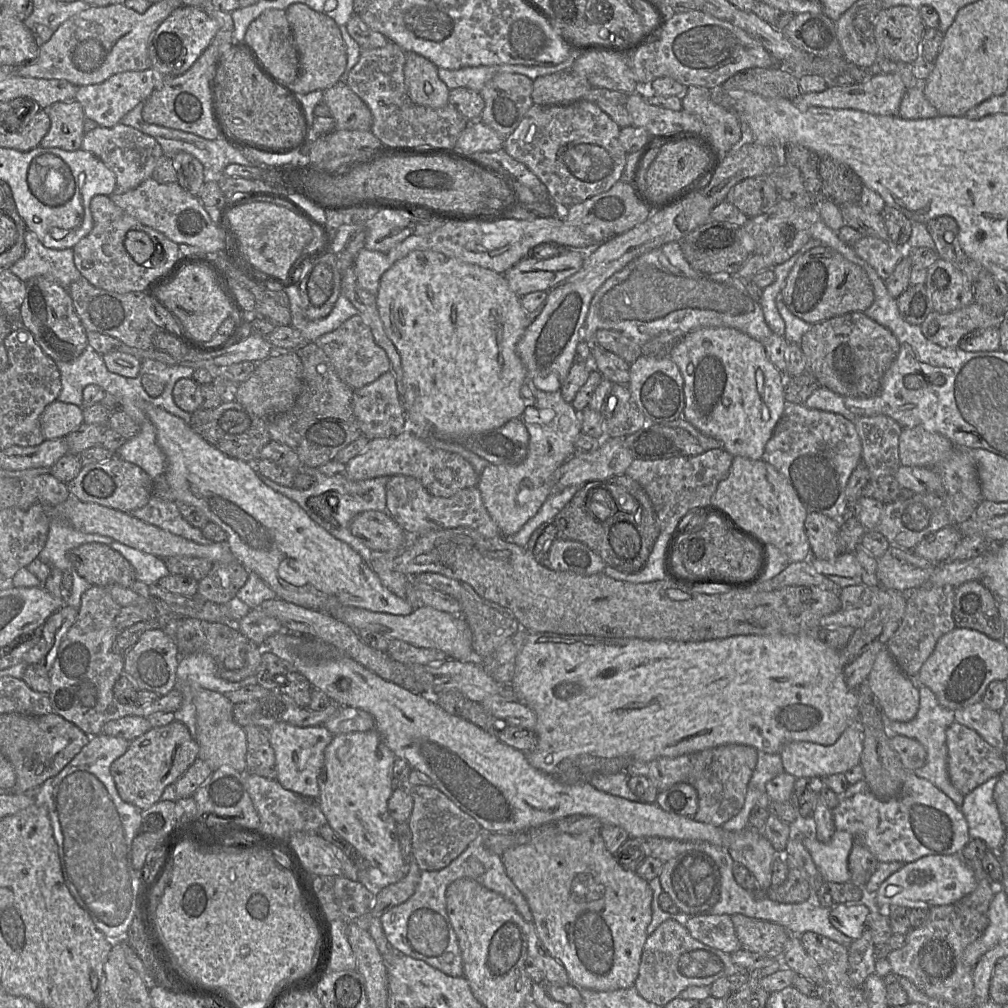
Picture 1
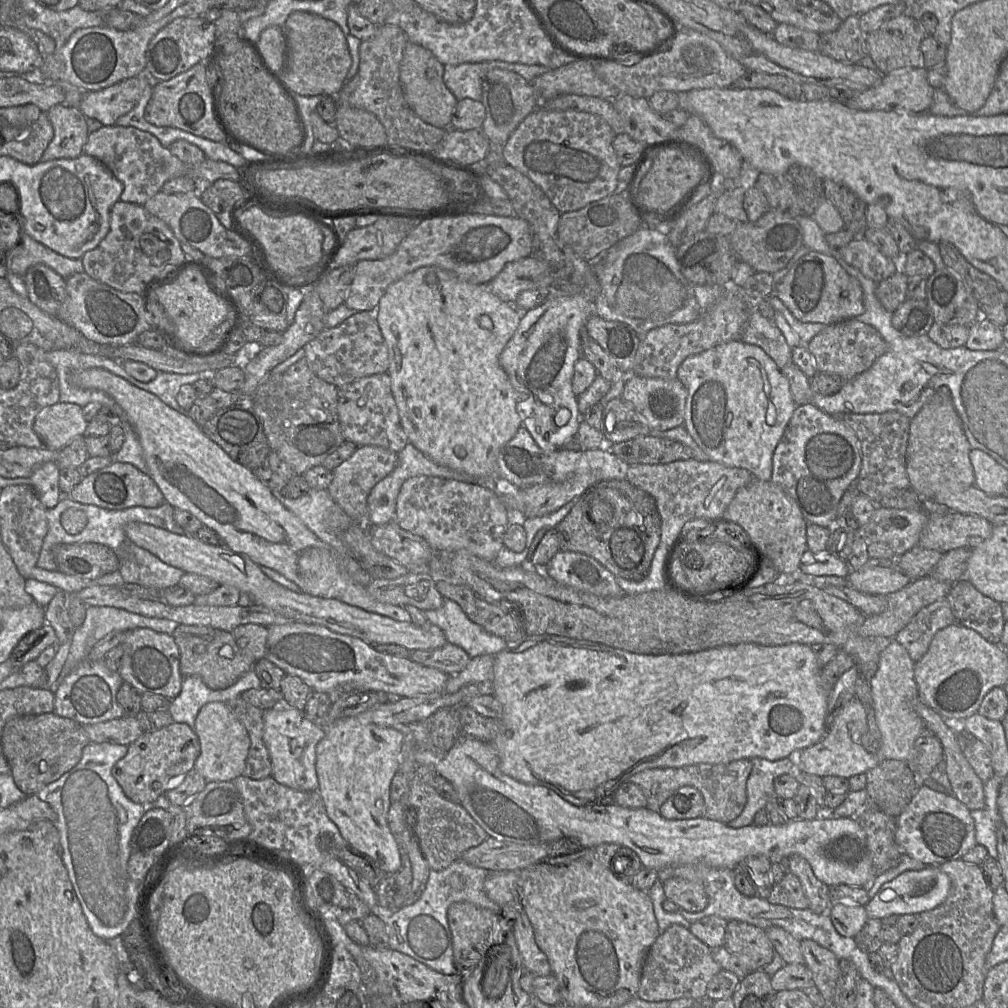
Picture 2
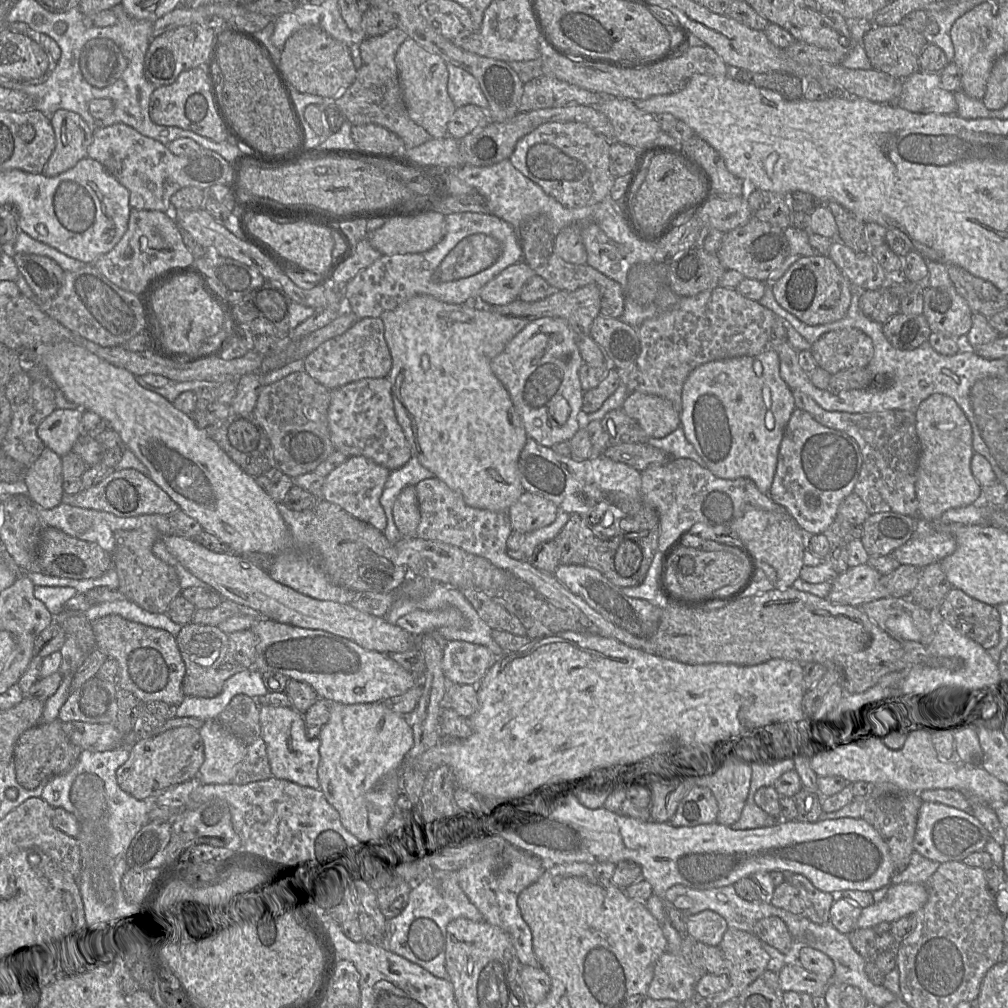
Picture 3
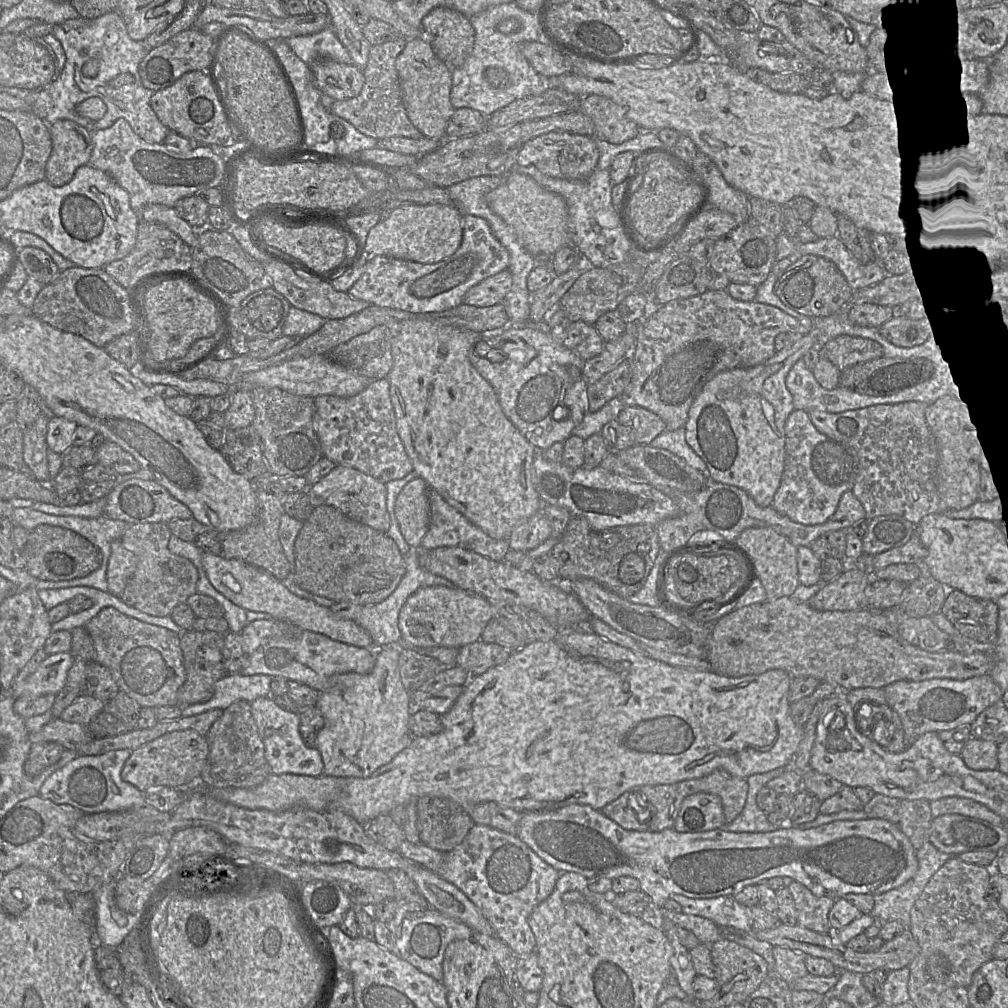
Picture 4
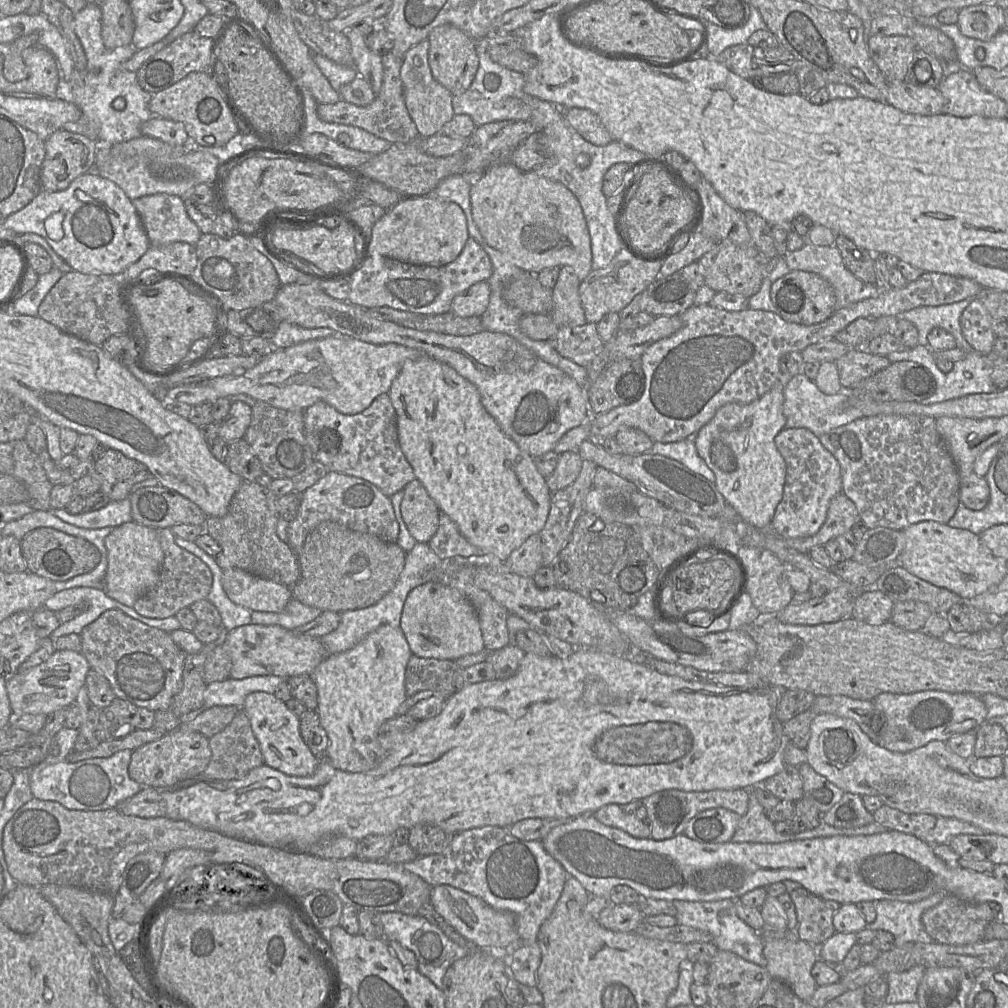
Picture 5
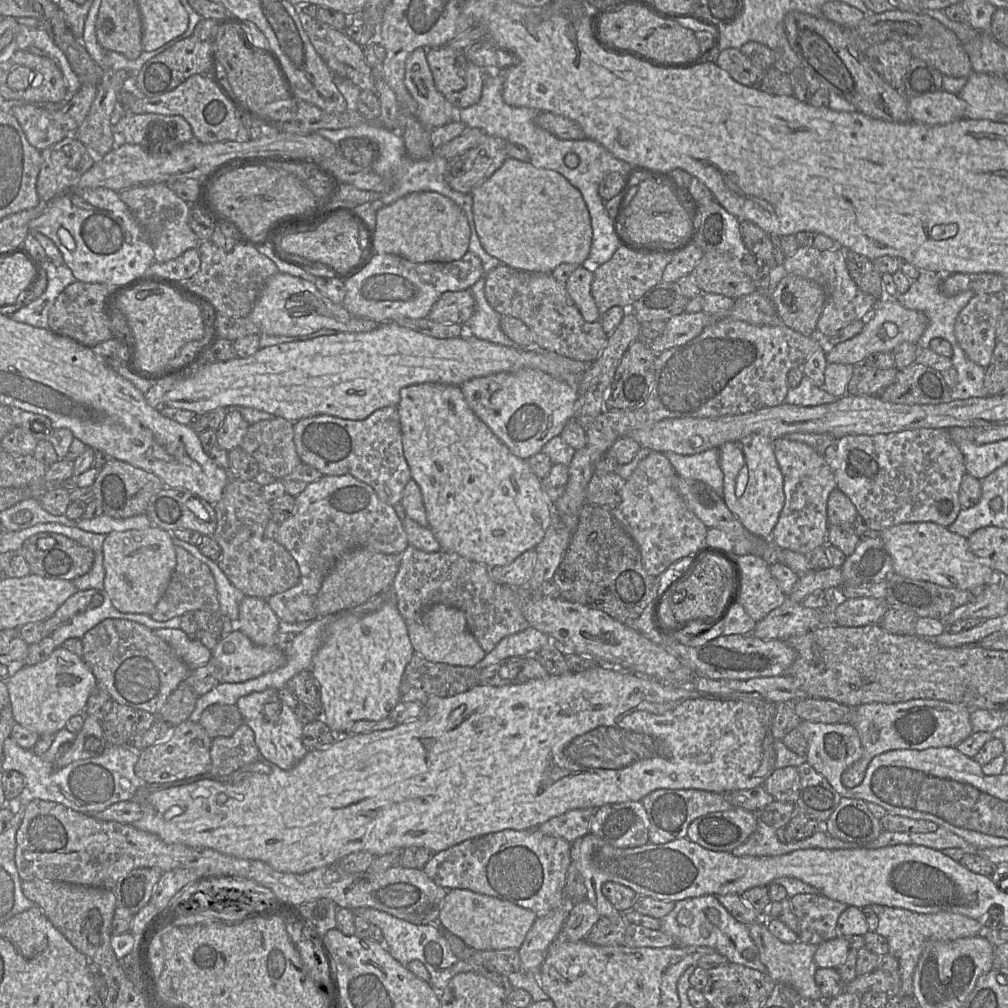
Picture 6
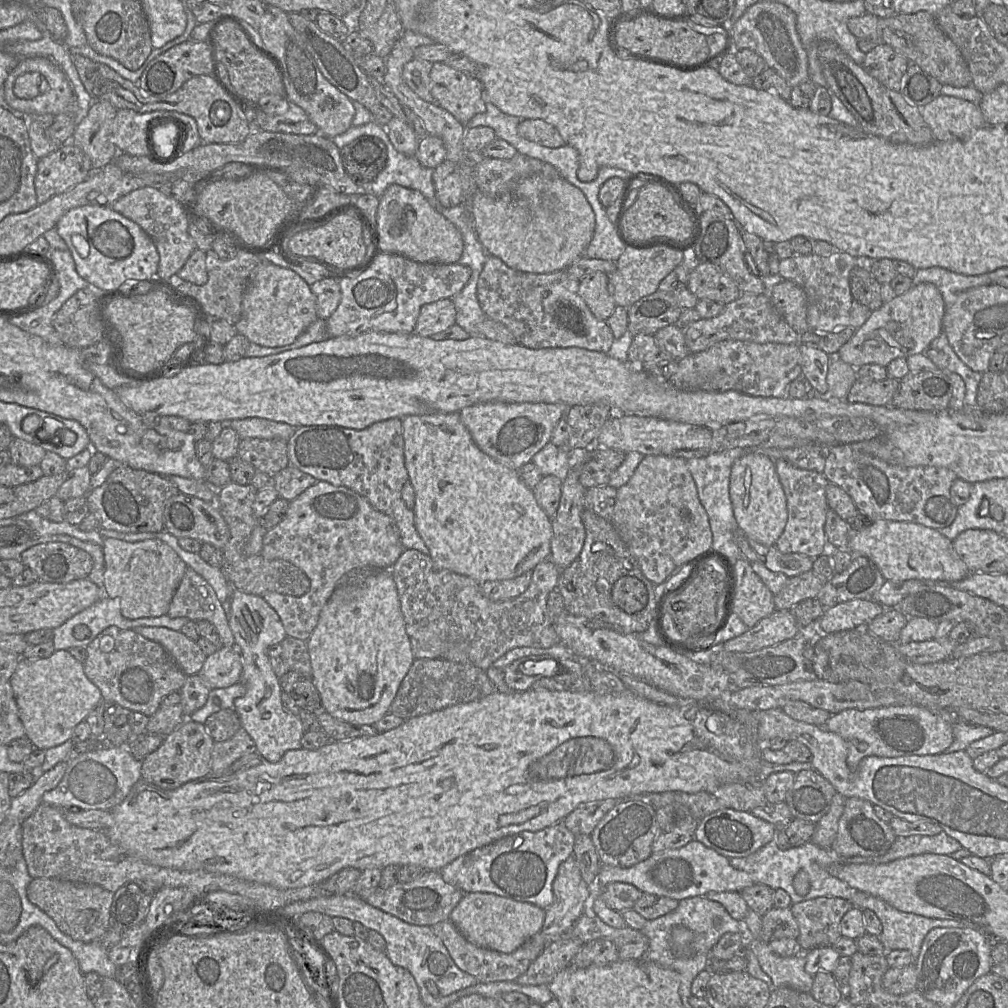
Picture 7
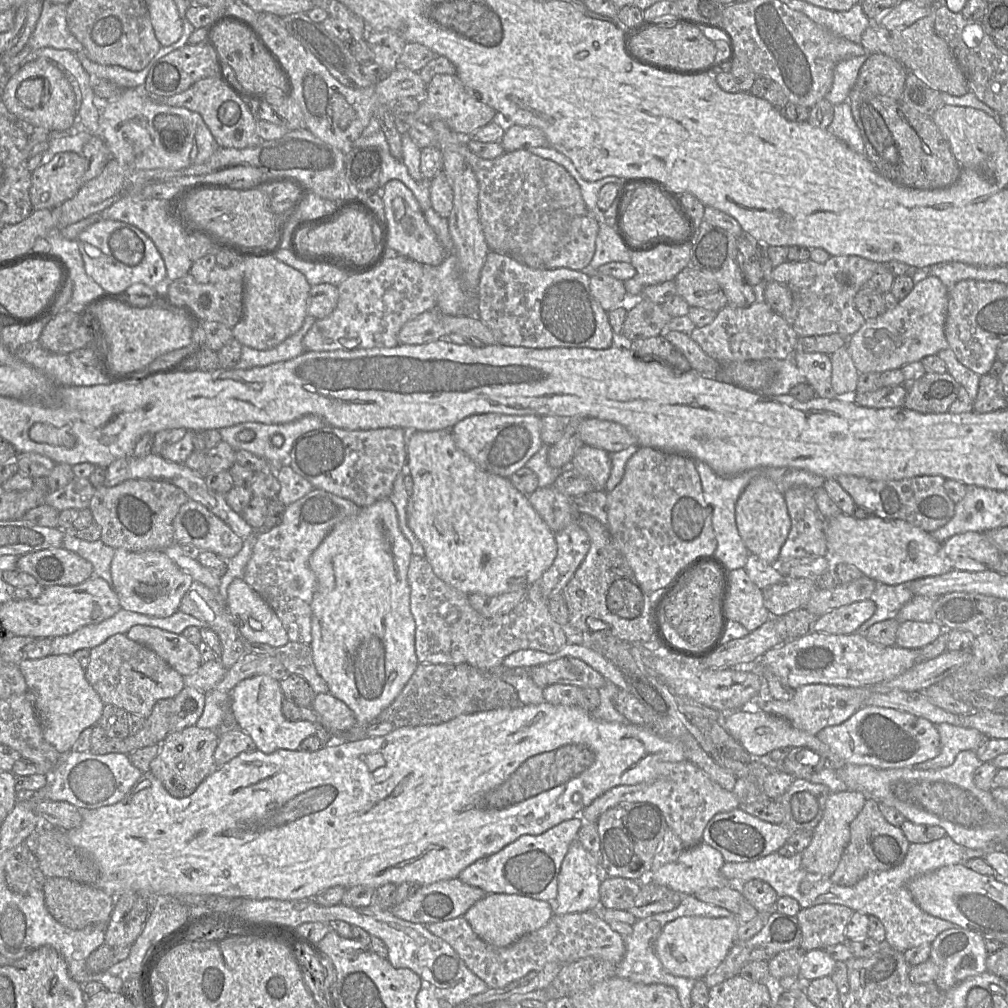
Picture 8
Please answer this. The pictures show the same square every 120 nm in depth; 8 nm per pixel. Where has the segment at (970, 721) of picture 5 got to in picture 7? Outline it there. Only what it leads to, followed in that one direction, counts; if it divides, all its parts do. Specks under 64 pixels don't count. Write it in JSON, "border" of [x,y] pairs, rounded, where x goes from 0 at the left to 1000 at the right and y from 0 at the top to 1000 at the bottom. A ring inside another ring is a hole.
{"border":[[[914,699],[881,700],[857,704],[838,703],[824,709],[817,722],[831,728],[841,741],[840,759],[844,765],[849,765],[855,753],[862,750],[891,751],[899,749],[928,749],[937,747],[945,736],[945,716],[936,713],[924,704]]]}

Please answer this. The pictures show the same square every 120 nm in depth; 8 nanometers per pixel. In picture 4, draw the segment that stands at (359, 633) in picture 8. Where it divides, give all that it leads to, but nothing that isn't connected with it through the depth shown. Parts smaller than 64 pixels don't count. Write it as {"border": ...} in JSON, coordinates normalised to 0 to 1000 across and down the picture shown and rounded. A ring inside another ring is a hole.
{"border":[[[394,640],[373,644],[373,657],[366,668],[346,667],[333,670],[327,674],[326,683],[316,688],[313,700],[321,712],[321,720],[314,730],[314,743],[320,754],[321,769],[364,772],[375,762],[387,757],[408,737],[410,730],[405,721],[409,709],[408,694],[397,672],[397,648],[398,644]]]}

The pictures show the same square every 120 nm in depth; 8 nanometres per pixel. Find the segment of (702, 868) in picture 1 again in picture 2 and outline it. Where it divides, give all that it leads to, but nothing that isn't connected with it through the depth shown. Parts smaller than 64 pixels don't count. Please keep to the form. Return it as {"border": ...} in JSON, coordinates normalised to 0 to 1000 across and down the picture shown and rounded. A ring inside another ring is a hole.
{"border":[[[664,871],[658,875],[661,892],[683,905],[694,905],[702,898],[702,889],[696,877],[676,871]]]}

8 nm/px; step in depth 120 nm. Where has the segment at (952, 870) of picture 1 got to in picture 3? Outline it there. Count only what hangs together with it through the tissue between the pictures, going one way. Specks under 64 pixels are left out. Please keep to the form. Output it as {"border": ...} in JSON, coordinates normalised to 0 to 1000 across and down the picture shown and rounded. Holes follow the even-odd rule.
{"border":[[[893,876],[881,879],[880,887],[873,895],[855,902],[849,922],[866,921],[875,915],[885,916],[895,910],[905,909],[921,893],[918,877]]]}

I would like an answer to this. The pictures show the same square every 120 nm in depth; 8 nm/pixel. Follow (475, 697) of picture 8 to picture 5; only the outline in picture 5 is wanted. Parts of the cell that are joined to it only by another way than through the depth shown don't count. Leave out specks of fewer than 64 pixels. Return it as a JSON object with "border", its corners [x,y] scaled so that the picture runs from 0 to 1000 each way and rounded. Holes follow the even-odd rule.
{"border":[[[409,650],[402,665],[402,686],[407,691],[417,686],[431,686],[445,691],[460,682],[457,663],[451,656]]]}

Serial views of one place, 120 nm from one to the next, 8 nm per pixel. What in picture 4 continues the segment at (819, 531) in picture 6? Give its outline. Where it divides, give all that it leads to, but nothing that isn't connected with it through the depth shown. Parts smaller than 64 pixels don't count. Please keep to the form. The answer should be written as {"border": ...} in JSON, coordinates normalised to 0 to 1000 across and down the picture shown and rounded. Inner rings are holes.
{"border":[[[789,406],[779,422],[779,463],[766,503],[786,517],[814,521],[828,509],[837,488],[844,487],[851,465],[851,453],[838,442],[813,430],[802,411]]]}

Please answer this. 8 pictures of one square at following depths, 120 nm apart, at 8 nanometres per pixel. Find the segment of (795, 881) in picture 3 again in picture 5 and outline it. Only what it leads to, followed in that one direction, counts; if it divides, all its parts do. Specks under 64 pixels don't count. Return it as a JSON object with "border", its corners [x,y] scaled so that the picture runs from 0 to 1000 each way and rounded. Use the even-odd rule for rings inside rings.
{"border":[[[798,880],[791,881],[783,887],[791,909],[789,930],[813,939],[829,925],[826,909],[834,897],[814,892]]]}

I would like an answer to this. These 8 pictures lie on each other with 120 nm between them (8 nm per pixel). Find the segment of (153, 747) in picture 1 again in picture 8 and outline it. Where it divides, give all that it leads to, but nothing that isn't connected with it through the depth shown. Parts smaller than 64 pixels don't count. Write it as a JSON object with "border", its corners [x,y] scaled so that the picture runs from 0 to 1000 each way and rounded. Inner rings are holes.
{"border":[[[195,719],[180,725],[168,727],[159,739],[157,749],[149,757],[152,768],[172,791],[189,789],[197,778],[214,762],[212,746],[217,736],[217,728]]]}

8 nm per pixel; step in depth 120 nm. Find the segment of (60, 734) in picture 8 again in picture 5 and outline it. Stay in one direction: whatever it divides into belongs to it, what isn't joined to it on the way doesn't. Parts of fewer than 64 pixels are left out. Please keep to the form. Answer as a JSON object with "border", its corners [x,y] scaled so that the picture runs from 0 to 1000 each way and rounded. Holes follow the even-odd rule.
{"border":[[[55,646],[46,657],[25,667],[17,667],[7,675],[6,683],[12,706],[18,708],[49,709],[74,698],[78,685],[84,680],[89,665],[87,656],[80,647]]]}

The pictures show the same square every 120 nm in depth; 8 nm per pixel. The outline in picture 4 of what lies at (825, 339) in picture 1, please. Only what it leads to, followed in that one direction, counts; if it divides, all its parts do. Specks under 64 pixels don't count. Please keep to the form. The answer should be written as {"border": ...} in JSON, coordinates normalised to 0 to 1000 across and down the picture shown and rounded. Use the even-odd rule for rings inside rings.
{"border":[[[842,332],[813,341],[813,349],[813,355],[823,358],[832,368],[876,353],[874,342],[869,338]]]}

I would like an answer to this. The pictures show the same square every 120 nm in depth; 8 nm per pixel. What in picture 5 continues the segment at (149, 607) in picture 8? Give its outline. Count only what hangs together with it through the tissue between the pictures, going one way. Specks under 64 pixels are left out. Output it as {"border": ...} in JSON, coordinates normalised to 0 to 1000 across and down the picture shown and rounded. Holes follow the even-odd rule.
{"border":[[[133,517],[126,518],[112,525],[104,534],[104,542],[107,550],[104,588],[116,597],[131,603],[158,574],[163,549],[155,525]]]}

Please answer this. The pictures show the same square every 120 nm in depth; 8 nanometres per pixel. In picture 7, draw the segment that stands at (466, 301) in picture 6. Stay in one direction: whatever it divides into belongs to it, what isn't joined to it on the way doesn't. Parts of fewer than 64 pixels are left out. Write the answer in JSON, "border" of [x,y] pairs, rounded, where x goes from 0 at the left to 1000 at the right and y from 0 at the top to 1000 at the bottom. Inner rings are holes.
{"border":[[[447,296],[438,297],[418,305],[411,330],[428,334],[452,321],[452,307]]]}

